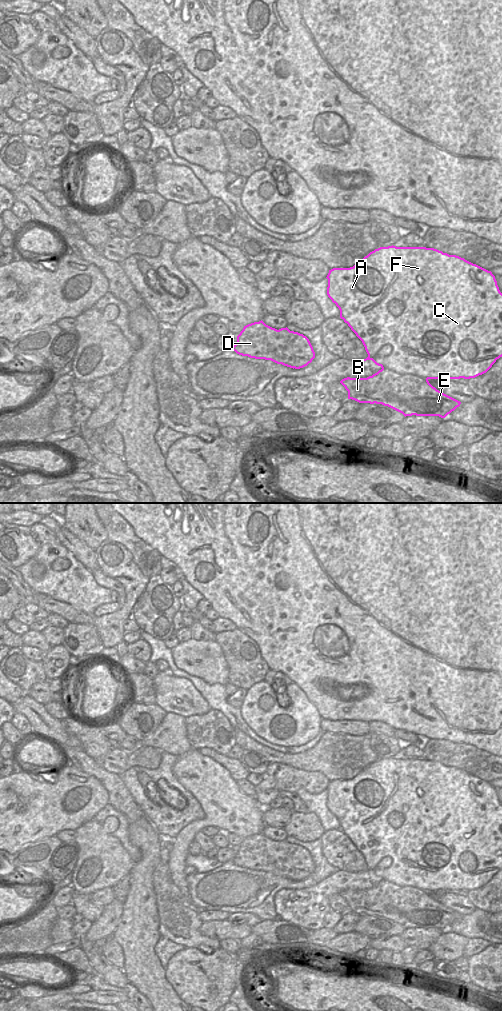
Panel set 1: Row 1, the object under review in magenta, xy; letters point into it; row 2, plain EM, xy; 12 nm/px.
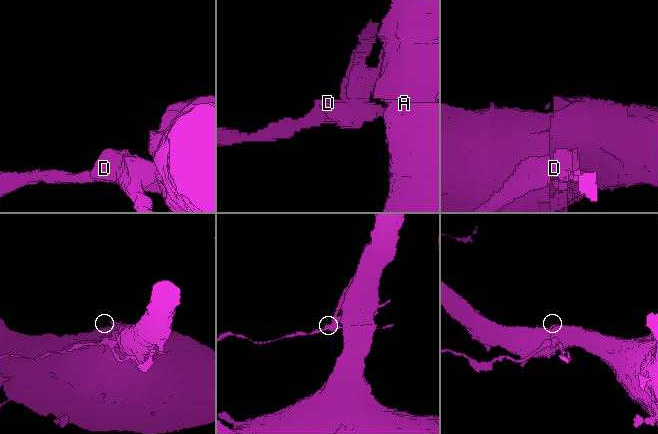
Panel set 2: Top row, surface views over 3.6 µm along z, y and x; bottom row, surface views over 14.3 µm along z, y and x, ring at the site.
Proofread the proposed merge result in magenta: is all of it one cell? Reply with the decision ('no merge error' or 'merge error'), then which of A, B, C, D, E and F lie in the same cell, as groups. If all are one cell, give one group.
merge error; A C E F / B D

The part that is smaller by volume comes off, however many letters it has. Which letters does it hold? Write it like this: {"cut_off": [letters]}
{"cut_off": ["B", "D"]}

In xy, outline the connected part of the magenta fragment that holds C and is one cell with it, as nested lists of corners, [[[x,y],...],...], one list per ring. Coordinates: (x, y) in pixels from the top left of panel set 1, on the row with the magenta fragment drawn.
[[[380,247],[350,268],[333,268],[329,270],[327,295],[340,310],[340,318],[351,328],[362,341],[368,354],[363,361],[372,360],[381,368],[394,371],[399,376],[405,376],[404,384],[399,384],[400,404],[391,403],[390,408],[406,416],[439,416],[445,418],[460,406],[461,402],[437,390],[429,383],[429,379],[470,379],[486,373],[497,359],[502,357],[502,293],[499,290],[495,276],[476,264],[456,255],[449,255],[434,248],[426,247]]]

